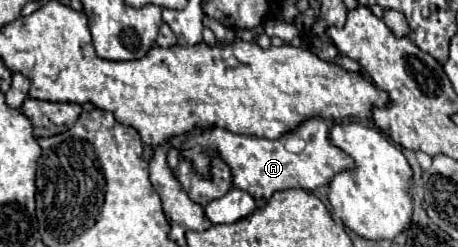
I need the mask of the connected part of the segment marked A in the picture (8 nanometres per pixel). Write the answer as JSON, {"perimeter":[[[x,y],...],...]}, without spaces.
{"perimeter":[[[309,118],[303,124],[299,124],[299,136],[307,142],[303,152],[291,154],[285,150],[285,138],[277,140],[267,140],[267,138],[257,138],[257,136],[243,136],[243,134],[231,134],[229,130],[223,128],[213,128],[205,130],[197,136],[189,136],[185,142],[179,144],[179,156],[199,172],[199,176],[207,176],[211,172],[211,152],[215,152],[229,168],[233,188],[241,188],[249,192],[253,198],[265,198],[269,200],[277,190],[287,190],[287,188],[303,188],[303,190],[315,190],[325,186],[331,176],[343,170],[353,168],[351,156],[345,152],[339,152],[339,148],[331,146],[329,142],[329,124],[323,118]]]}

